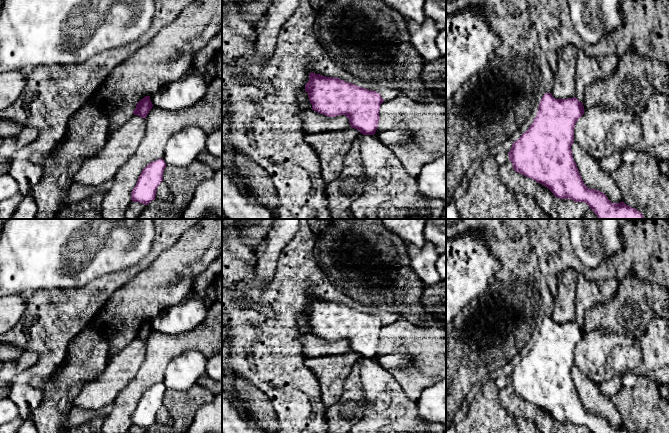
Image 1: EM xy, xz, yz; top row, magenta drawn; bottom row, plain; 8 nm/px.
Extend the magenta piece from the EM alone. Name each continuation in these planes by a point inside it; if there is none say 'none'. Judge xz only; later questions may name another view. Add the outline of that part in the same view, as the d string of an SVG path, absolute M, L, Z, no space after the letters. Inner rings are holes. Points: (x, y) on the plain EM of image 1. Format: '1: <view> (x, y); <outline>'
none

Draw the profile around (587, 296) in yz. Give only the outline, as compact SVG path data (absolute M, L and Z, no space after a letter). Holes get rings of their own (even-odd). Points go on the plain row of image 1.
M577 273L575 321L583 327L586 314L597 304L614 297L618 285L619 282L616 279L607 279L597 283Z

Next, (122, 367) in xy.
M134 339L124 349L113 355L105 369L86 383L75 397L74 407L98 410L111 404L120 390L135 377L146 355L146 343Z

